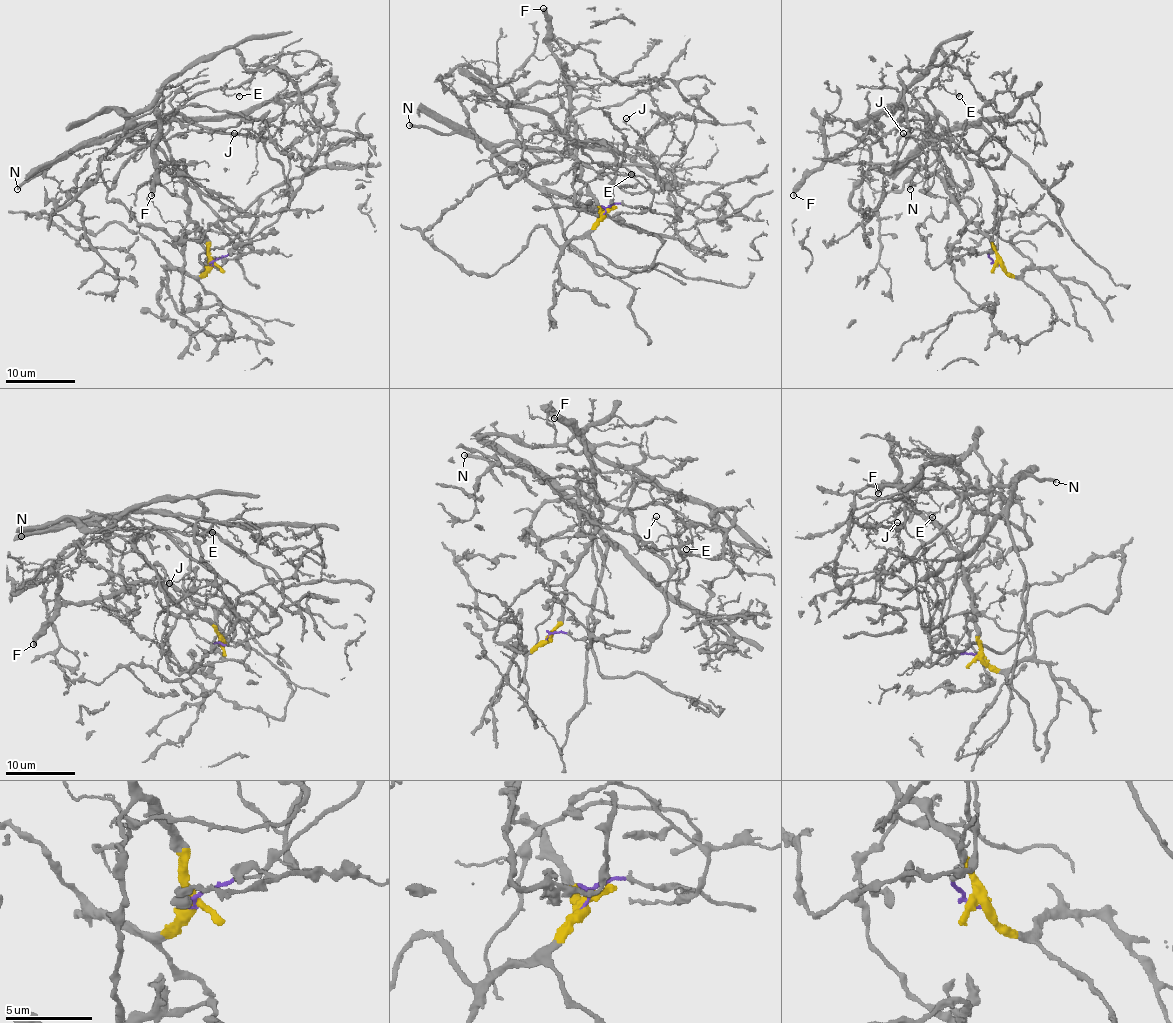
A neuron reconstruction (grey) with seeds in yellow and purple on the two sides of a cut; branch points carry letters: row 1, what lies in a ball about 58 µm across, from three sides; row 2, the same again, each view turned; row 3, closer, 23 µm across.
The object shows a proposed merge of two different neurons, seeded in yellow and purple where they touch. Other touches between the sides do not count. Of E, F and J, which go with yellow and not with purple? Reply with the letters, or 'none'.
F

